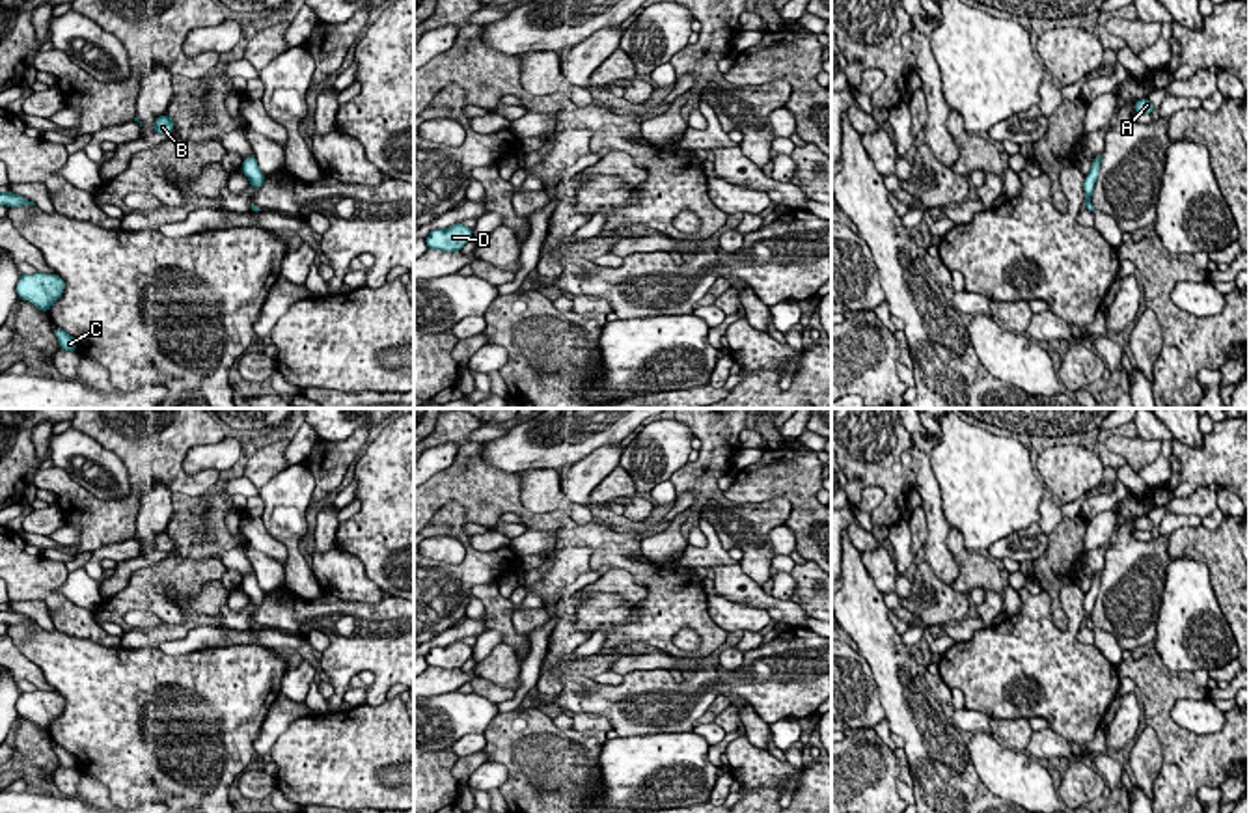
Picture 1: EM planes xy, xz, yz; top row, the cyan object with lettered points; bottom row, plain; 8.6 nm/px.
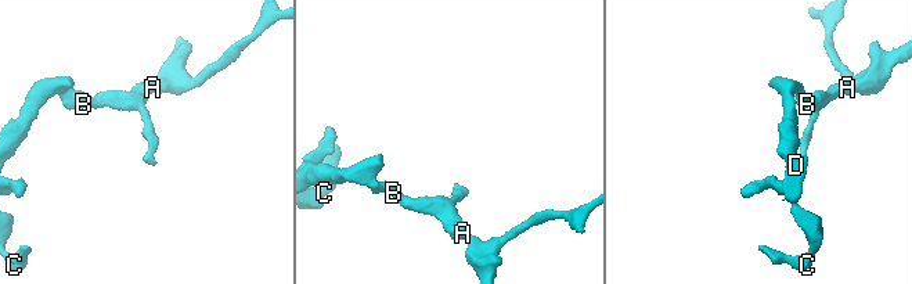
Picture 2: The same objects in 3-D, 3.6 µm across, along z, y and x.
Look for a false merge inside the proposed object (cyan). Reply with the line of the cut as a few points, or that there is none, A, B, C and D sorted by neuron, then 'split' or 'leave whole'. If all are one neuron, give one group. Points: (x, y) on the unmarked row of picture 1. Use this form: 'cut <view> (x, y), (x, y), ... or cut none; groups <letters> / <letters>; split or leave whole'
cut none; groups A B C D; leave whole

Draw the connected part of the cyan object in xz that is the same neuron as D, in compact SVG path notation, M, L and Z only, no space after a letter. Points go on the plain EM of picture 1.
M453 641L449 645L434 647L425 656L427 666L440 669L459 669L470 660L474 647L464 641Z

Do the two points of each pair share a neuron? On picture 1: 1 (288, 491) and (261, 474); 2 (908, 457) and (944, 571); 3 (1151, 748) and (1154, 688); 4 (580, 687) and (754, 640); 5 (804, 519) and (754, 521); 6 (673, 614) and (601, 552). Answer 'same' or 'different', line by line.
1: different
2: same
3: different
4: different
5: different
6: same

